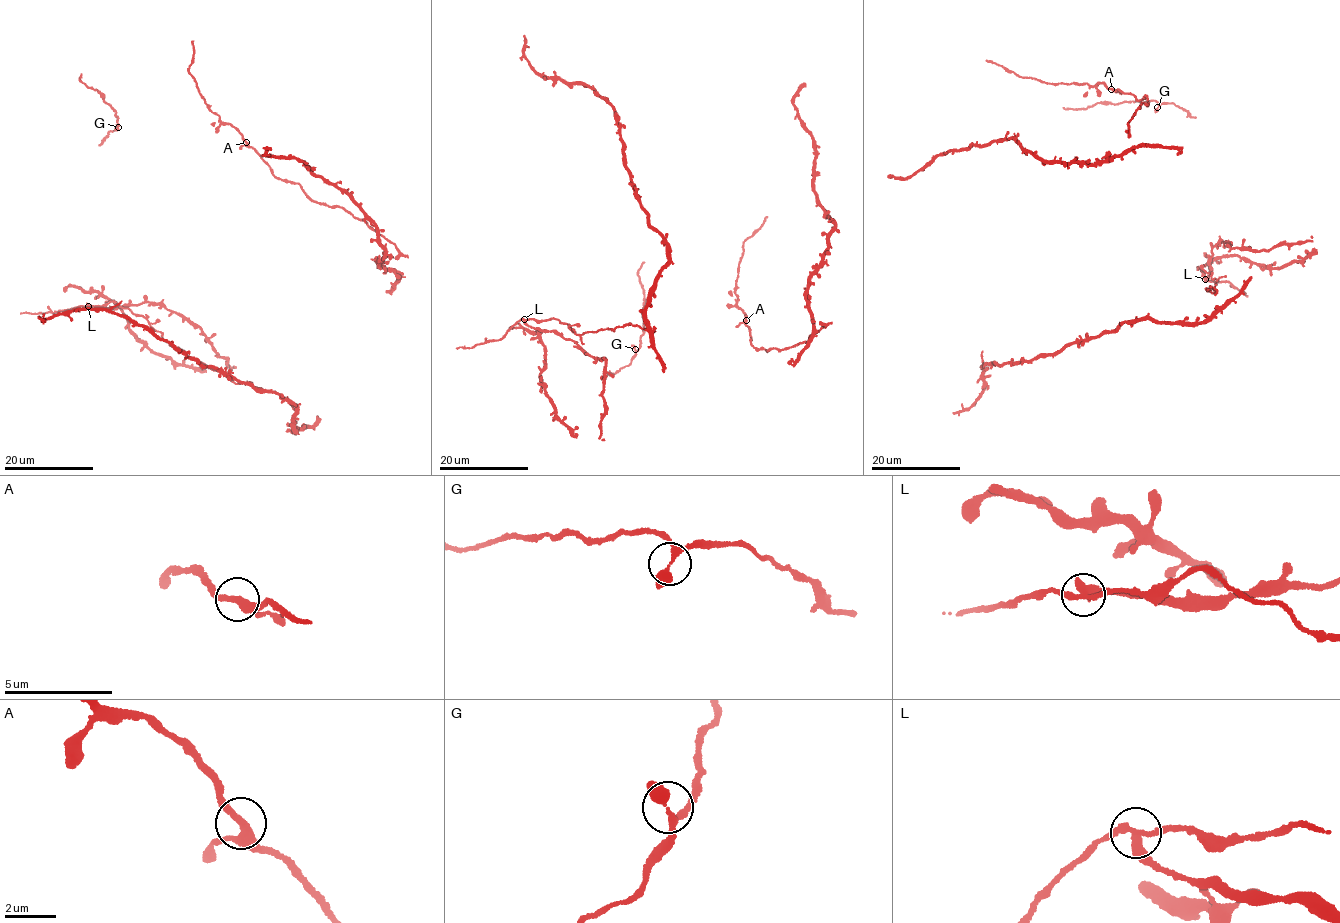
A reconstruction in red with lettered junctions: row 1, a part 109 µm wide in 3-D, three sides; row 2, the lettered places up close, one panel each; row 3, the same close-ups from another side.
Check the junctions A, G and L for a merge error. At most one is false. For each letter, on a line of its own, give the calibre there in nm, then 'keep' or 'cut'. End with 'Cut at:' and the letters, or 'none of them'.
A: calibre 280 nm; keep
G: calibre 280 nm; keep
L: calibre 300 nm; cut
Cut at: L

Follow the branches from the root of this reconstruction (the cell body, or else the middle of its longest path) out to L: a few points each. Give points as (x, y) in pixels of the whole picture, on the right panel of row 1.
L: (1214, 289), (1217, 280), (1199, 267), (1205, 280)

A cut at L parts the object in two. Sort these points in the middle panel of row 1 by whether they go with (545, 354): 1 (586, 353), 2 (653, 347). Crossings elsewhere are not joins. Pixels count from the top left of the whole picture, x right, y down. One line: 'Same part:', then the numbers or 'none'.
Same part: 1, 2

